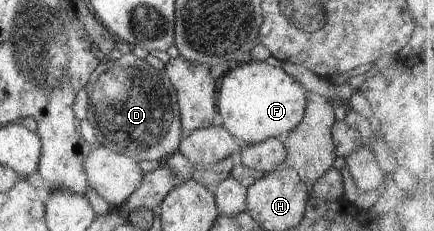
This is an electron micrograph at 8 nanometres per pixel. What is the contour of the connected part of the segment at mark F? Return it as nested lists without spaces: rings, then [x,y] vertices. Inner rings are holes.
[[[248,60],[226,71],[221,77],[221,89],[218,86],[216,98],[216,108],[222,118],[221,126],[232,136],[240,138],[244,146],[258,144],[268,137],[283,137],[286,132],[300,124],[305,113],[308,92],[283,68],[272,67],[264,61]]]

